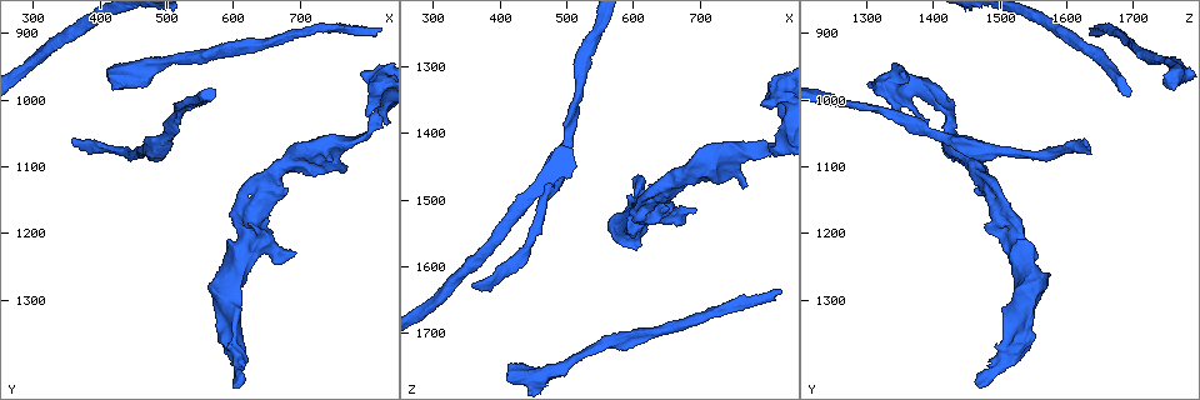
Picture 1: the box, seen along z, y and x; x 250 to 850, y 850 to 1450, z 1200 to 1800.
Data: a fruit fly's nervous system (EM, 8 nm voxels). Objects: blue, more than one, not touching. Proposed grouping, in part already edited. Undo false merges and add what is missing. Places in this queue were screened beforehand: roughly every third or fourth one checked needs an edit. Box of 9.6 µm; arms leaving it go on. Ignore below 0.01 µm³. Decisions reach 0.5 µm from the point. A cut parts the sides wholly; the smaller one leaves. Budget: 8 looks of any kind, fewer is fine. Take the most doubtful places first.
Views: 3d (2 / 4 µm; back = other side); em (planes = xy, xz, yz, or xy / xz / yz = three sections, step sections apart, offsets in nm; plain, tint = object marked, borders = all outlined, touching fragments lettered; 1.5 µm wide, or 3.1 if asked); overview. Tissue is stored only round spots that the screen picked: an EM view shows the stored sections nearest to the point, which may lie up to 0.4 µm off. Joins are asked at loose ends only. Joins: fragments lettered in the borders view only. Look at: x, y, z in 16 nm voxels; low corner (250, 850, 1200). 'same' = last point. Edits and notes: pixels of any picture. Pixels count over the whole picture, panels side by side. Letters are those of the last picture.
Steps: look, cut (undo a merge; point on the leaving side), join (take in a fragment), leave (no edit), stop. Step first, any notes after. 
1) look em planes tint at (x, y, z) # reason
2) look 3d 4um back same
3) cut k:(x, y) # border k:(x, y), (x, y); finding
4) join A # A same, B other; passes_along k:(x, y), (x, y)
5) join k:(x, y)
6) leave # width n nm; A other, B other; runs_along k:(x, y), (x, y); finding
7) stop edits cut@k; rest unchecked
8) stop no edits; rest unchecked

look 3d 4um at (685, 1135, 1465) # an open end

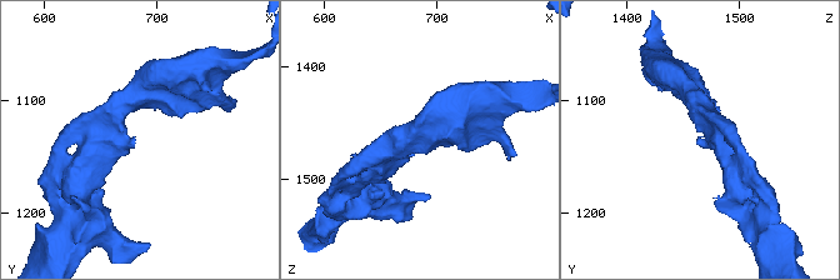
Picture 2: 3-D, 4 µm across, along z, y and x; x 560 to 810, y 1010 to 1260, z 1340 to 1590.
look em planes borders at (682, 1140, 1466) # need the tissue

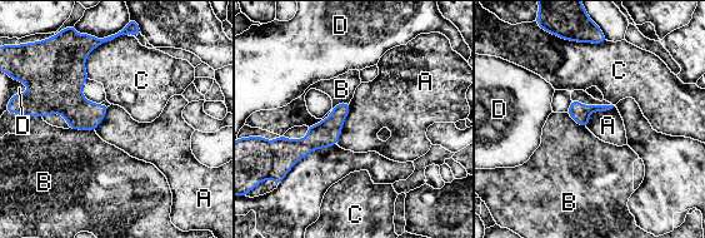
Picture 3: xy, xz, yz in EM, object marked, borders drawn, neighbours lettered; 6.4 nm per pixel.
leave # longest_contact C 320 nm; A other, B other, C other, D other; runs_along 3:(346, 105), (311, 142), (296, 153); none of them fits

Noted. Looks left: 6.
look em yz step 8 borders at (415, 960, 1750)

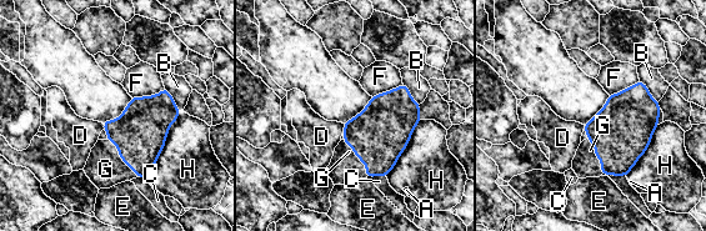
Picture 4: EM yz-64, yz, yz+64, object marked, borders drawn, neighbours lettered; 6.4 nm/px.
join G # A other, B other, C other, D other, E other, F other, G same, H other; passes_along 4:(140, 132), (120, 156), (105, 169); it goes on there

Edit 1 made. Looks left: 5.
look em yz step 4 tint at (795, 960, 1350) # thick end

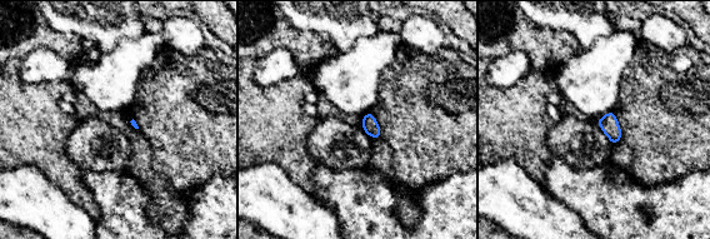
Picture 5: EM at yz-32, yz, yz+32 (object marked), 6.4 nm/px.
look em xy step 8 borders same

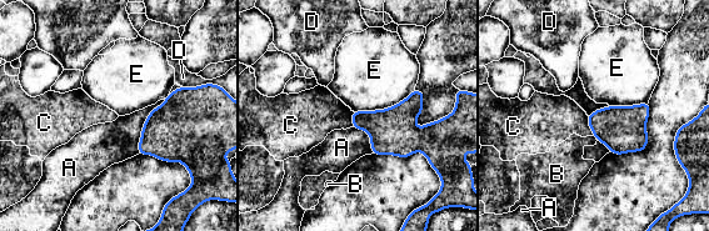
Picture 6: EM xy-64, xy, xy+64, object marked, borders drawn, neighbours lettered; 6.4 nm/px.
leave # A other, B other, C other, D other, E other; border 6:(587, 116), (587, 122), (593, 134); no lettered fragment goes on from it

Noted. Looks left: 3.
stop edits join@4; rest unchecked

